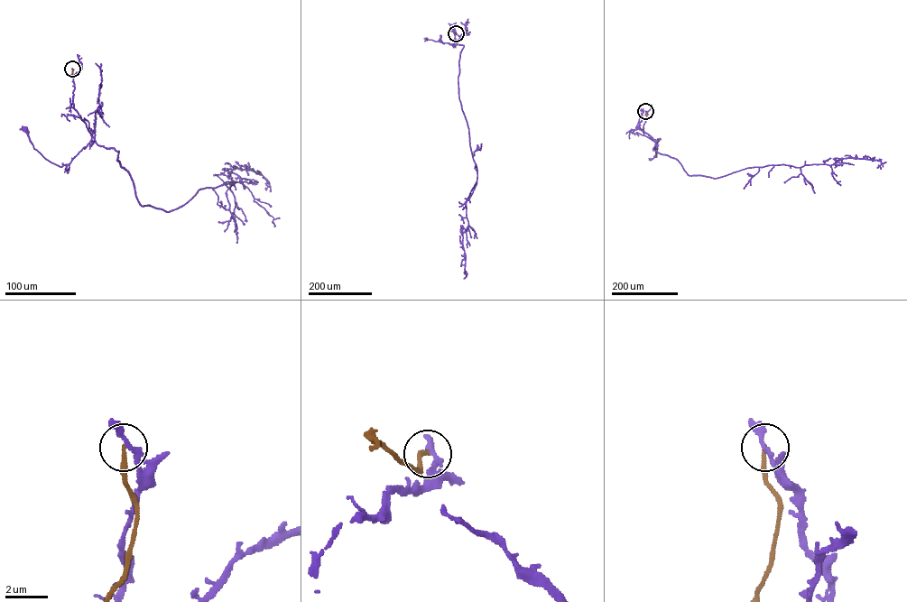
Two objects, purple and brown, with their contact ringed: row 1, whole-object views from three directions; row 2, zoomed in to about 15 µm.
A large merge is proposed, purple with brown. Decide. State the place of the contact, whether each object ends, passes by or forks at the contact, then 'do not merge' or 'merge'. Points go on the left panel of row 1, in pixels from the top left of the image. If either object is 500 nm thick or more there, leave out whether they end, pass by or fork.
at (72, 69); purple passes by; brown ends there; do not merge

